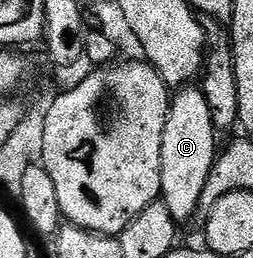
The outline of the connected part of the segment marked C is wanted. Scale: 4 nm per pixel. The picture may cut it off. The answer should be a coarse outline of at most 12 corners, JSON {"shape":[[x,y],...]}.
{"shape":[[200,86],[172,96],[161,199],[192,220],[219,132]]}

